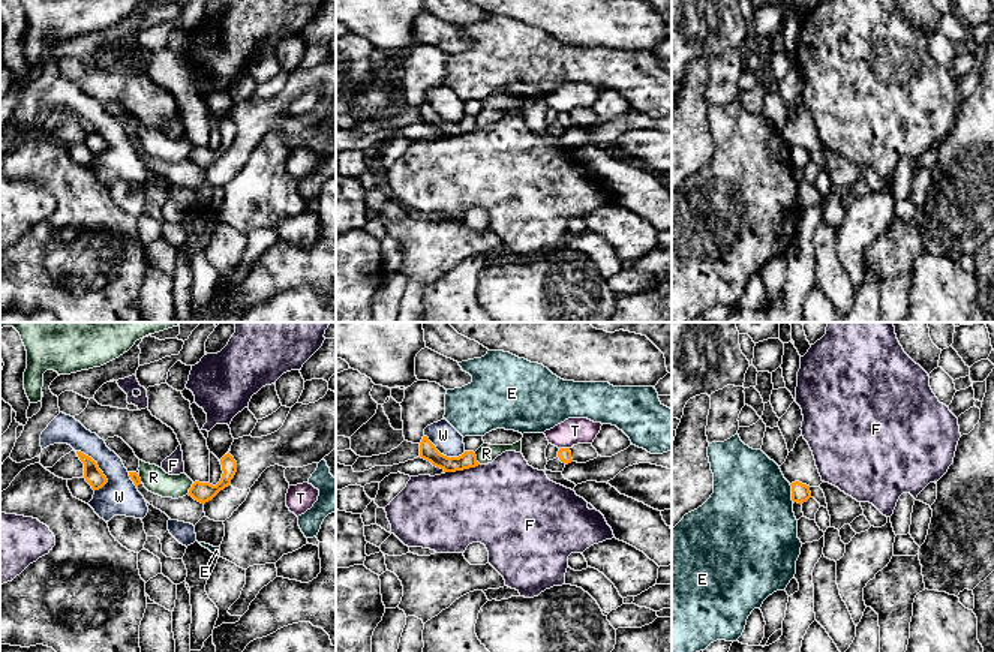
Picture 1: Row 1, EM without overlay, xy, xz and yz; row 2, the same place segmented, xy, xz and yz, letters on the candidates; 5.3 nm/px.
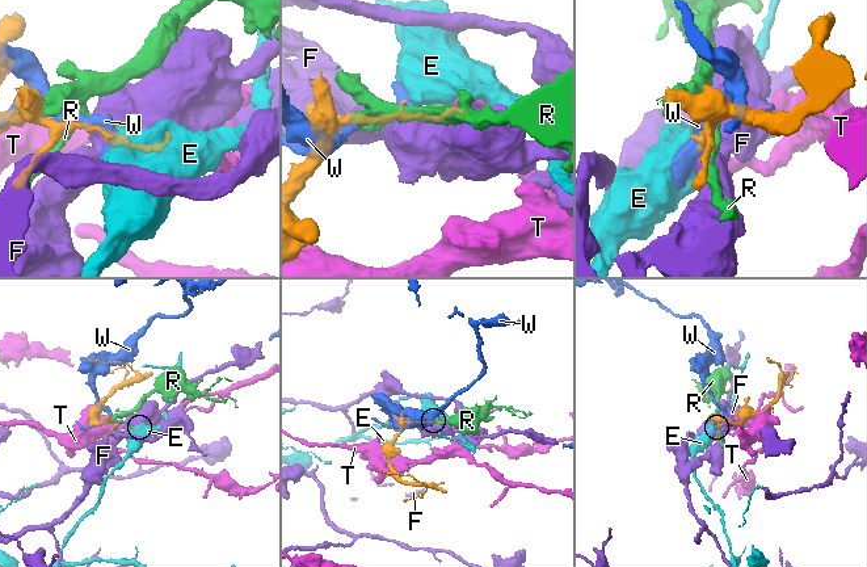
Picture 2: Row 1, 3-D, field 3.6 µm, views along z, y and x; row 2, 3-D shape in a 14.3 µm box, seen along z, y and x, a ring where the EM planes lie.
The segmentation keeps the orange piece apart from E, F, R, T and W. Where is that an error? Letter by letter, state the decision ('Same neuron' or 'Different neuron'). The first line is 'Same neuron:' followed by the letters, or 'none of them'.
Same neuron: none of them
E: Different neuron
F: Different neuron
R: Different neuron
T: Different neuron
W: Different neuron

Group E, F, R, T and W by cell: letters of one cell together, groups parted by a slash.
E / F / R / T / W

